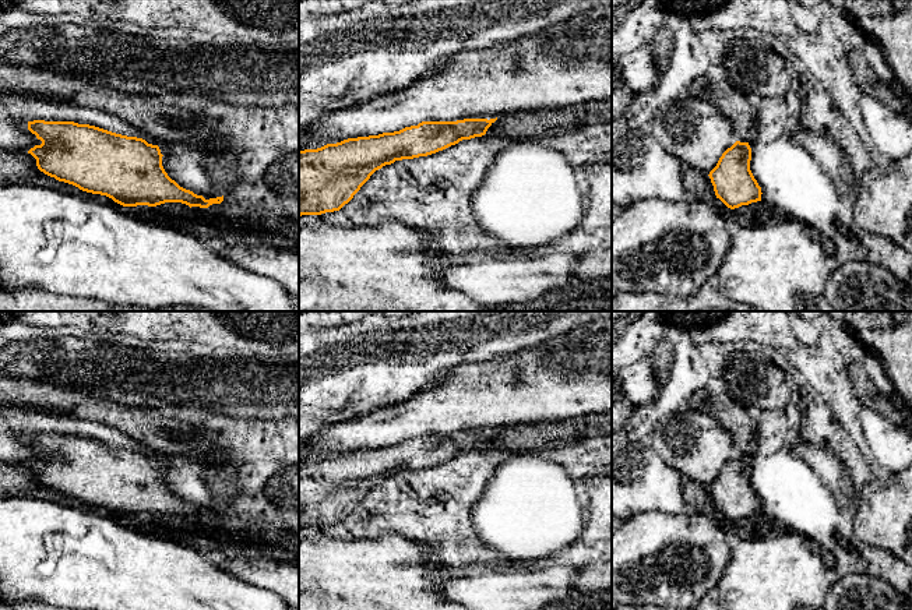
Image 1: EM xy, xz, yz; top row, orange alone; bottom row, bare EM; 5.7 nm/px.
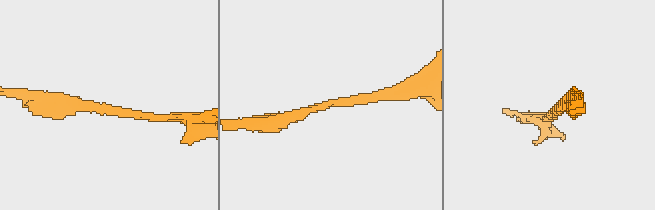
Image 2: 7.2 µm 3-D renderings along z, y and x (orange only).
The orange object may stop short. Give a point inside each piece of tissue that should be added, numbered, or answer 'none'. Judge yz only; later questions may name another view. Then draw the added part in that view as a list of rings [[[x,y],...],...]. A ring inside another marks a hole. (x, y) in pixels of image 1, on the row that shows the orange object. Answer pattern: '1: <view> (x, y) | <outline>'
none

